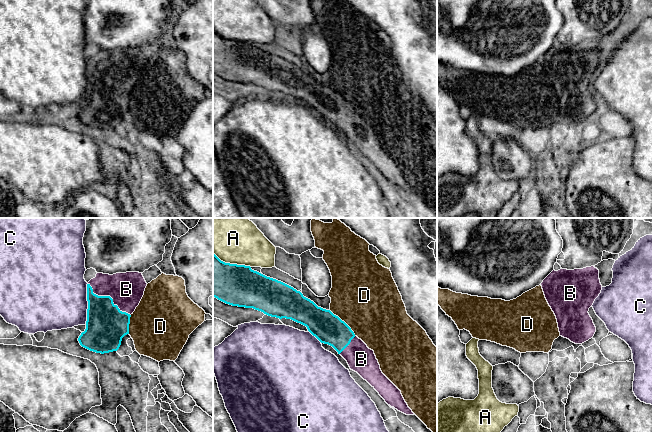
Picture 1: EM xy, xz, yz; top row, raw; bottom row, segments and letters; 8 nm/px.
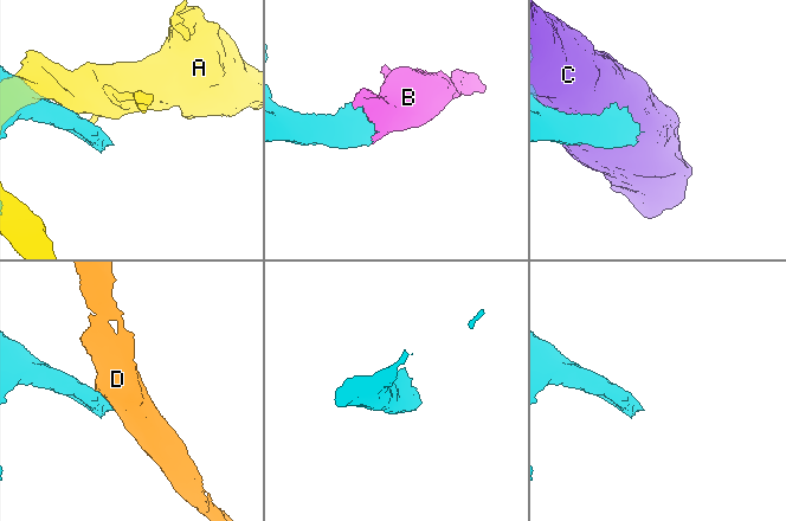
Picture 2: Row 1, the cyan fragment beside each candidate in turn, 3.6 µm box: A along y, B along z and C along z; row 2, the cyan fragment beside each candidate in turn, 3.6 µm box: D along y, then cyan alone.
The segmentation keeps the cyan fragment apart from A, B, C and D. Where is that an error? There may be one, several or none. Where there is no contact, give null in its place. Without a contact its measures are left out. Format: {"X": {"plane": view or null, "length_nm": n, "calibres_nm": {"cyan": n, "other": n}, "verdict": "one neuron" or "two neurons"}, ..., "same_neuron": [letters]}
{"A": {"plane": "xz", "length_nm": 320, "calibres_nm": {"cyan": 340, "other": 340}, "verdict": "two neurons"}, "B": {"plane": "xy", "length_nm": 440, "calibres_nm": {"cyan": 320, "other": 280}, "verdict": "one neuron"}, "C": {"plane": "xy", "length_nm": 340, "calibres_nm": {"cyan": 320, "other": 460}, "verdict": "two neurons"}, "D": {"plane": "xz", "length_nm": 300, "calibres_nm": {"cyan": 240, "other": 500}, "verdict": "two neurons"}, "same_neuron": ["B"]}

